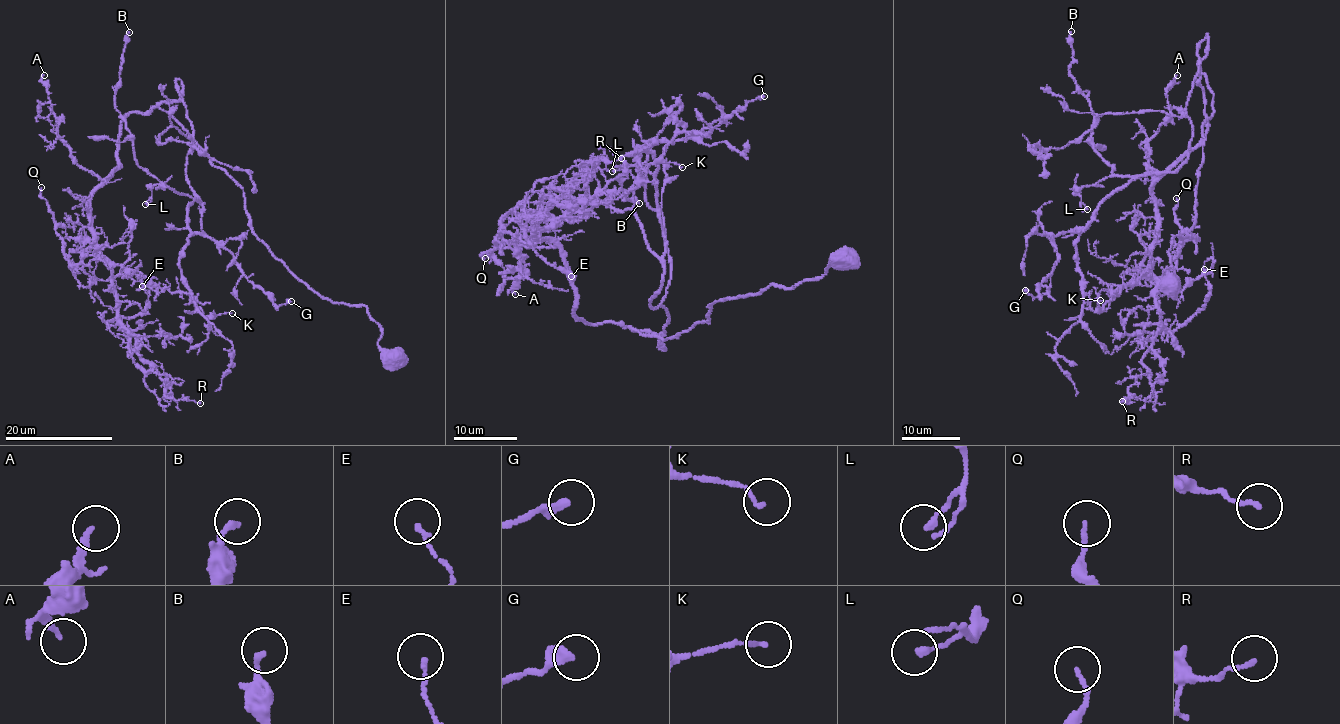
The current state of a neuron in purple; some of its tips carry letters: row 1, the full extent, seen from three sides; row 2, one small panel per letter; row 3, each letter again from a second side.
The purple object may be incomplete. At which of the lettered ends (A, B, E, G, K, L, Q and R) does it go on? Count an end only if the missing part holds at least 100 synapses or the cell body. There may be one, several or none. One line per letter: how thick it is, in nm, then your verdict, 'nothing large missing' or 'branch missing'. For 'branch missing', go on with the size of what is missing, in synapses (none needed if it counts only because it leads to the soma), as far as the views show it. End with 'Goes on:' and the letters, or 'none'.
A: calibre 140 nm; nothing large missing
B: calibre 160 nm; nothing large missing
E: calibre 120 nm; nothing large missing
G: calibre 340 nm; nothing large missing
K: calibre 120 nm; nothing large missing
L: calibre 200 nm; nothing large missing
Q: calibre 140 nm; nothing large missing
R: calibre 130 nm; nothing large missing
Goes on: none

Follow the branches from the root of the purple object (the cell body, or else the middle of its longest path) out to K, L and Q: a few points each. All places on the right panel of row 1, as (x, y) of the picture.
K: (1171, 283), (1213, 112), (1201, 73), (1207, 133), (1153, 187), (1151, 266), (1100, 300)
L: (1171, 283), (1213, 112), (1206, 34), (1187, 160), (1075, 187), (1087, 209)
Q: (1171, 283), (1213, 112), (1201, 73), (1207, 133), (1153, 187), (1149, 277), (1176, 265), (1176, 198)

